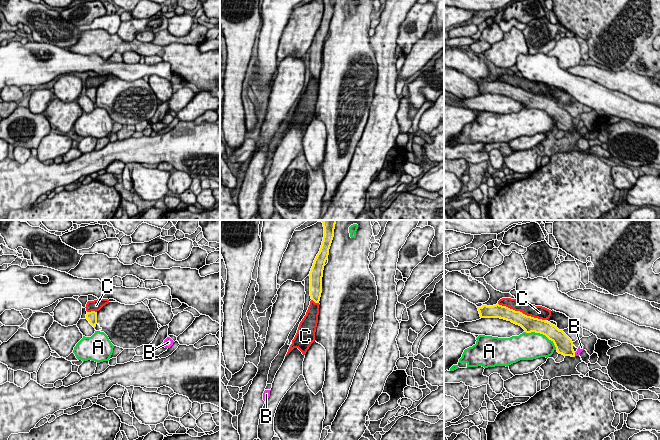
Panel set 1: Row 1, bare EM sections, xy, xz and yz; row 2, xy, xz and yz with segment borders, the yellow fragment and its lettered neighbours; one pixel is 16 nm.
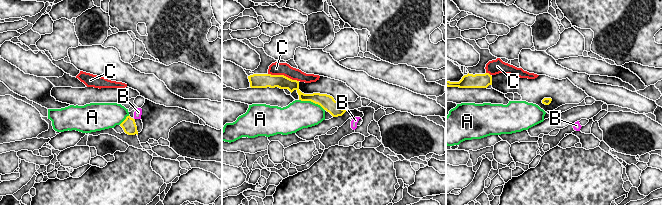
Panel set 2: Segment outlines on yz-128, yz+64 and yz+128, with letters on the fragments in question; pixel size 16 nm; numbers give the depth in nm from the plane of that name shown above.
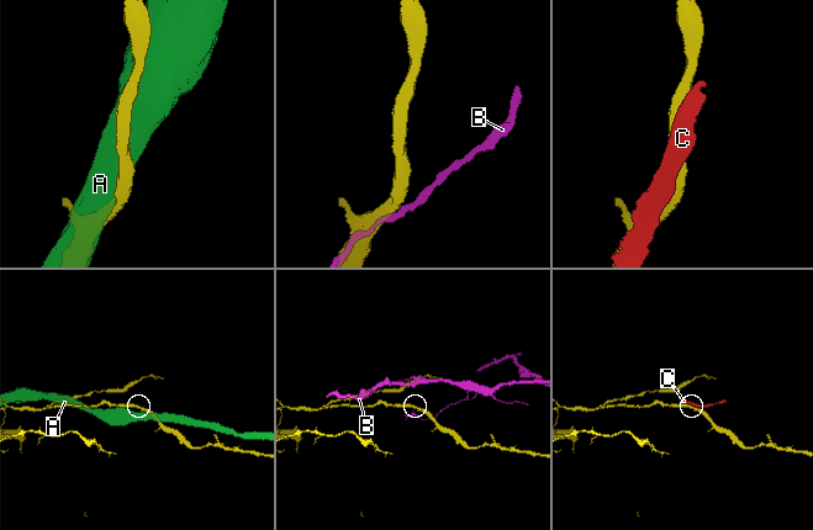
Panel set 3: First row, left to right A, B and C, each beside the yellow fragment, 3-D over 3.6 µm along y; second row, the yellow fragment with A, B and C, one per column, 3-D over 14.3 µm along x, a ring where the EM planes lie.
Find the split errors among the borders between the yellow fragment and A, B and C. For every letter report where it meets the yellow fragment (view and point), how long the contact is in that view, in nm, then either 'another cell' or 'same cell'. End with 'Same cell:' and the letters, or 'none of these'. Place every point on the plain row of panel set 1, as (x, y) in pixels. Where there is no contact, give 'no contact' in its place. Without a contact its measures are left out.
A: meets yellow in yz at (542, 109); contact 600 nm long; another cell
B: meets yellow in yz at (574, 130); contact 70 nm long; another cell
C: meets yellow in yz at (521, 88); contact 800 nm long; another cell
Same cell: none of these

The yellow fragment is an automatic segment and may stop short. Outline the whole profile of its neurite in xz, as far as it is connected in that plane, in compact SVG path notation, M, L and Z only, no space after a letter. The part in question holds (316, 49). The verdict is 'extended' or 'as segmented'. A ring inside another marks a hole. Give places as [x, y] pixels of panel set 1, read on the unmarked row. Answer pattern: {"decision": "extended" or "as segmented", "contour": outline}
{"decision": "as segmented", "contour": "M323 0L324 13L319 29L317 30L310 47L310 72L315 79L319 79L322 69L322 53L325 38L334 13L335 0Z"}

